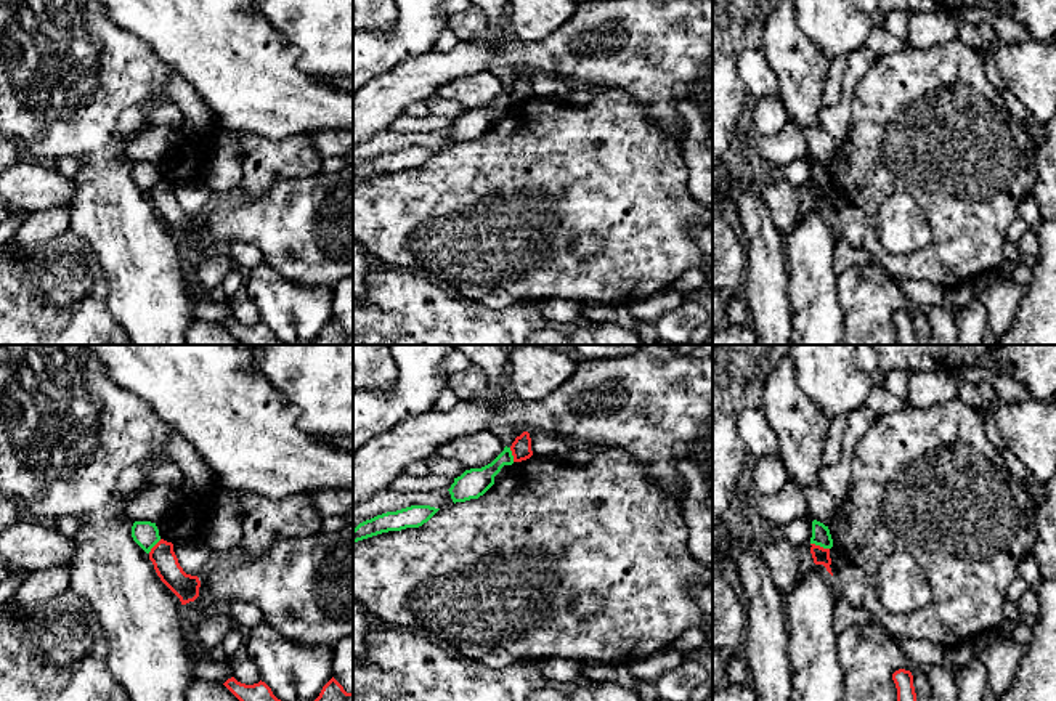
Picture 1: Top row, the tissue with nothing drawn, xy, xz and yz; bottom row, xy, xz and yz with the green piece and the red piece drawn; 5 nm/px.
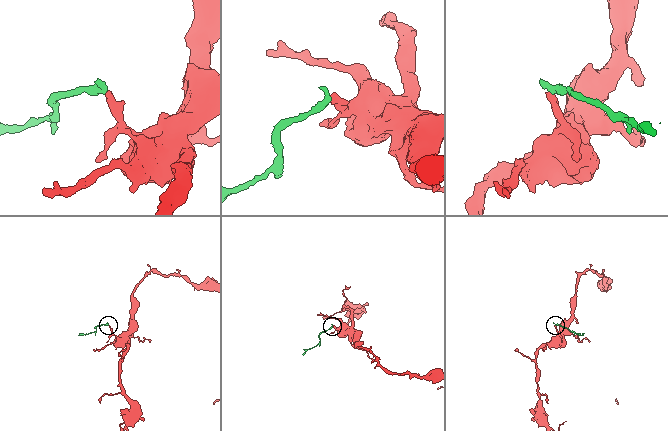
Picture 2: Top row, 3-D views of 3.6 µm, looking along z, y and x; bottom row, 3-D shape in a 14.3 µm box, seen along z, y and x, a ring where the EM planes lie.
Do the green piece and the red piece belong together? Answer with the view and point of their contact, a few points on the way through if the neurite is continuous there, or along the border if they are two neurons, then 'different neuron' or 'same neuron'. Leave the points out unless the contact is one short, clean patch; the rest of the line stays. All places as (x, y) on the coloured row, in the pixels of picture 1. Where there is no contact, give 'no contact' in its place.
yz (820, 546) | along yz (811, 542), (828, 549) | different neuron

